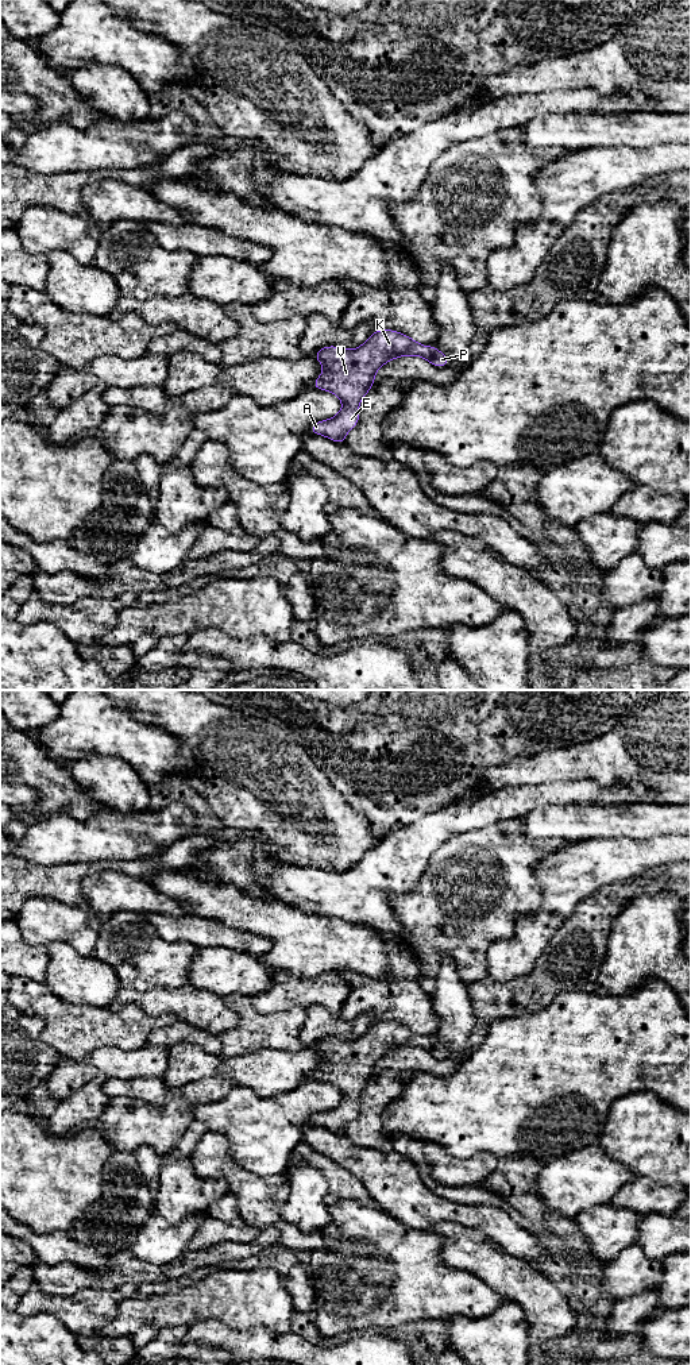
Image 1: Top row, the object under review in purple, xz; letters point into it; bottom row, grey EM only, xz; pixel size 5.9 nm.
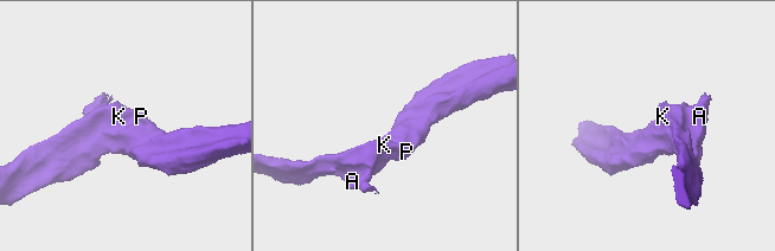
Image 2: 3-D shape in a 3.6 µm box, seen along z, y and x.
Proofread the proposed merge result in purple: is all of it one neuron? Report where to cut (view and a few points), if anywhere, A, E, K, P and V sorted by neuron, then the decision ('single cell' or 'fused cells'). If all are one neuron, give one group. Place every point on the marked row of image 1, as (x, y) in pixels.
no cut | A E K P V | single cell

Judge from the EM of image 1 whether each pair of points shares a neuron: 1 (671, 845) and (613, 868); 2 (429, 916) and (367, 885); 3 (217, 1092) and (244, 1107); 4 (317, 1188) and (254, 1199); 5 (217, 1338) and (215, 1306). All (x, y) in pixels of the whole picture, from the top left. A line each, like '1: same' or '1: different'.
1: same
2: different
3: different
4: different
5: different

